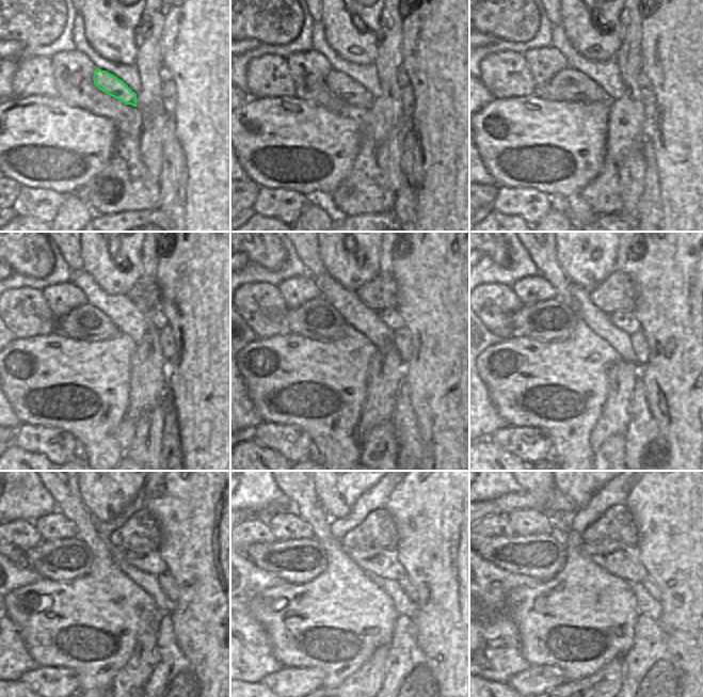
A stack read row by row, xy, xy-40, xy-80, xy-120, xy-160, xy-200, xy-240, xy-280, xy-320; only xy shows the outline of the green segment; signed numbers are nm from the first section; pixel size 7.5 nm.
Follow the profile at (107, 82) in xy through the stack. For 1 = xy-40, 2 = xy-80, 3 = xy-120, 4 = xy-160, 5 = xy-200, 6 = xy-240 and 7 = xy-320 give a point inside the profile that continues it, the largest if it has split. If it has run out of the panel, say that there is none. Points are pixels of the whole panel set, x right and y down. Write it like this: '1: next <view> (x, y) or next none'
1: next xy-40 (338, 82)
2: next xy-80 (573, 85)
3: next xy-120 (86, 322)
4: next xy-160 (317, 319)
5: next xy-200 (552, 320)
6: next xy-240 (63, 560)
7: next xy-320 (541, 556)

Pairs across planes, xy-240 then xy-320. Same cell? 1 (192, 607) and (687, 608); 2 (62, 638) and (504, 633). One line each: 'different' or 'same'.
1: same
2: different

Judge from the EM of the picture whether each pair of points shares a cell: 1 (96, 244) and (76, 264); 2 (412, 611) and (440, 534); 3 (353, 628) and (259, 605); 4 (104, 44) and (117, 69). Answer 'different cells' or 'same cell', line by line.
1: different cells
2: different cells
3: same cell
4: different cells

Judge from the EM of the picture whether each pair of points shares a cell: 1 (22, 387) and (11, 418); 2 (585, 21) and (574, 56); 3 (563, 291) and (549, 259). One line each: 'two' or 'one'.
1: two
2: two
3: one

